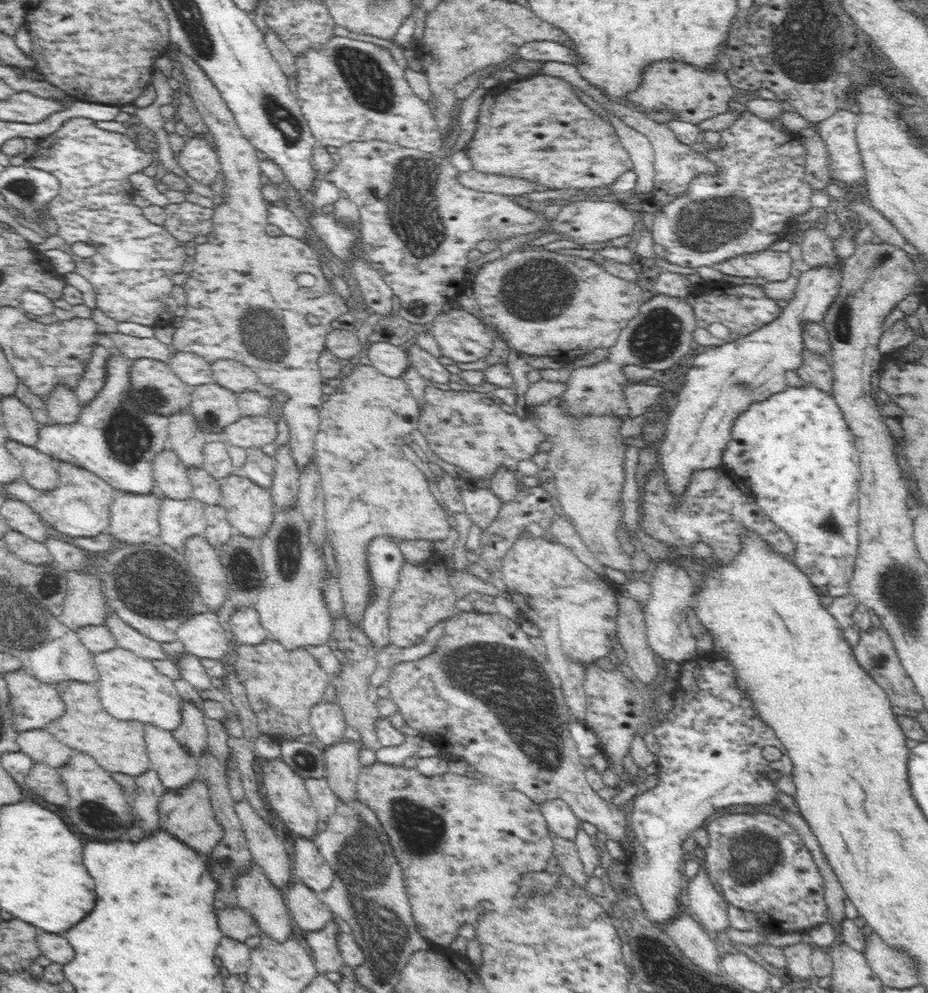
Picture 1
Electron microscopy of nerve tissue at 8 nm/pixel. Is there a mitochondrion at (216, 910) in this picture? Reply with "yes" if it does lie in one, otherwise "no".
no

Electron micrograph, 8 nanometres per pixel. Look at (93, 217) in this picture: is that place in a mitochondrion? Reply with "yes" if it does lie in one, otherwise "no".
no

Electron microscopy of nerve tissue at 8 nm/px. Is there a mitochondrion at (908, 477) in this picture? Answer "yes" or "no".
no

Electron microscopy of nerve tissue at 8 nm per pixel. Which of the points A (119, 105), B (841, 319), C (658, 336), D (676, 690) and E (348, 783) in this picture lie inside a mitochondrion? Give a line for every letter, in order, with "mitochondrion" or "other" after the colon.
A: other
B: mitochondrion
C: mitochondrion
D: other
E: other

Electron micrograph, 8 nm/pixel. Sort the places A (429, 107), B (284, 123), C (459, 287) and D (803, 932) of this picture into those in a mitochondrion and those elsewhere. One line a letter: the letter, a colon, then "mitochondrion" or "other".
A: other
B: mitochondrion
C: other
D: other

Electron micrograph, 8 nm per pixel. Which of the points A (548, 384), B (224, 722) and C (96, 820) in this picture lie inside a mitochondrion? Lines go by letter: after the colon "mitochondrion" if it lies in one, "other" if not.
A: other
B: other
C: mitochondrion

